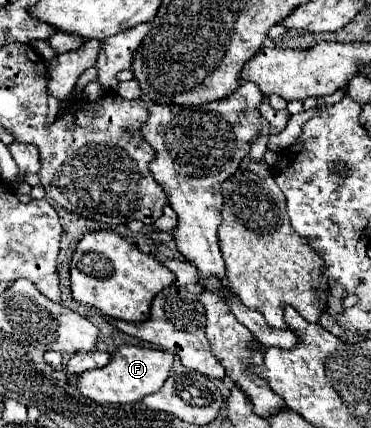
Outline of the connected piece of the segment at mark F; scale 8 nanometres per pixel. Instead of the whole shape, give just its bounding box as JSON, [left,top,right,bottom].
[78,345,174,403]

